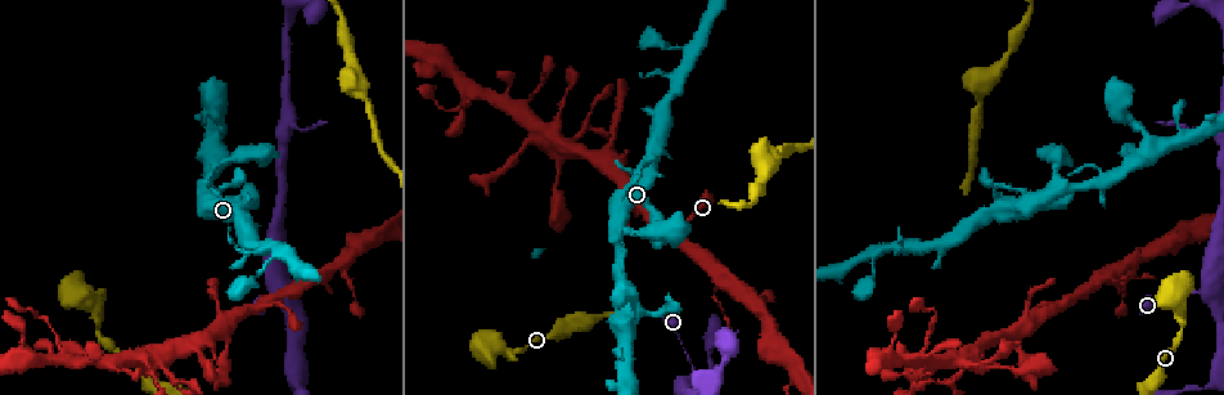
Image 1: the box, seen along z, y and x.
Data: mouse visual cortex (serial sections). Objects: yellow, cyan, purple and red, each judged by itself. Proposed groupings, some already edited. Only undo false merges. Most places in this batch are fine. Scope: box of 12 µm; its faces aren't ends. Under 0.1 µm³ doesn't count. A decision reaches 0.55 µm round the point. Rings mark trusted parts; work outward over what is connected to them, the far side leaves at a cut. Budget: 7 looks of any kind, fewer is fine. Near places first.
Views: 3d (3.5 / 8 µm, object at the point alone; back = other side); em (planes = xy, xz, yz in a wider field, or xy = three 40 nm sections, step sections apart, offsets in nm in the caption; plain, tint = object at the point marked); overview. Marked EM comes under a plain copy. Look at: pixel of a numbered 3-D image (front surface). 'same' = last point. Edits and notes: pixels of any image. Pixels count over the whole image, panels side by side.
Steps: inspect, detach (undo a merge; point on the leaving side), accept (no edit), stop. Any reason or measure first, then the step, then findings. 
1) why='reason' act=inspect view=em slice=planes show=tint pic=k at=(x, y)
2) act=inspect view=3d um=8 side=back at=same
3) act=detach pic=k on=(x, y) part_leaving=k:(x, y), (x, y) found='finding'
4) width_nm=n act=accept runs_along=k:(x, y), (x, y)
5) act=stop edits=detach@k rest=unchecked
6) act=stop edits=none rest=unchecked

why='calibre changes' act=inspect view=3d um=3.5 side=back pic=1 at=(498, 348)

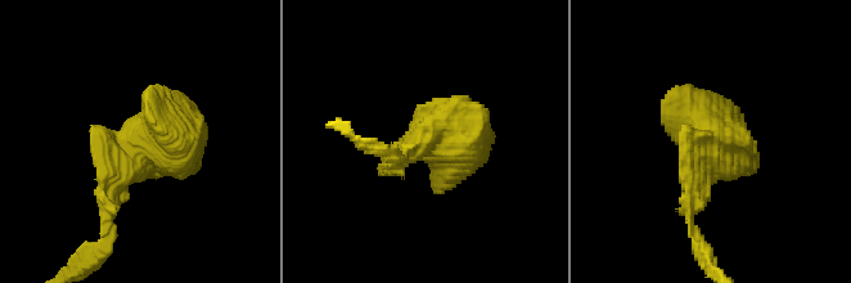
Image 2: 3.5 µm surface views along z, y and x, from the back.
act=inspect view=em slice=xy step=2 show=tint pic=2 at=(135, 155)

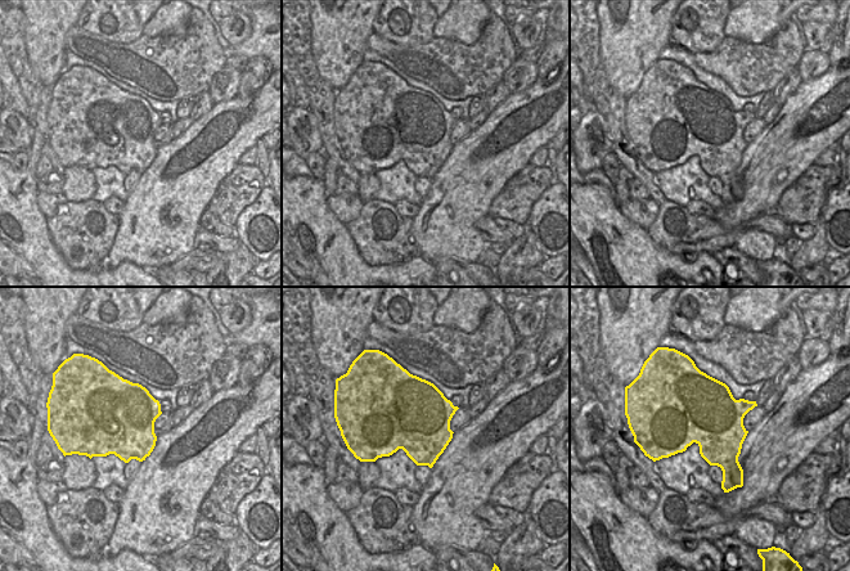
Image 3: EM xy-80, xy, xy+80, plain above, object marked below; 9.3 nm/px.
act=accept runs_along=2:(109, 205), (161, 130), (144, 102) found='continuous, no second cell'

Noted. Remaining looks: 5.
why='arms run side by side' act=inspect view=3d um=3.5 pic=1 at=(279, 286)

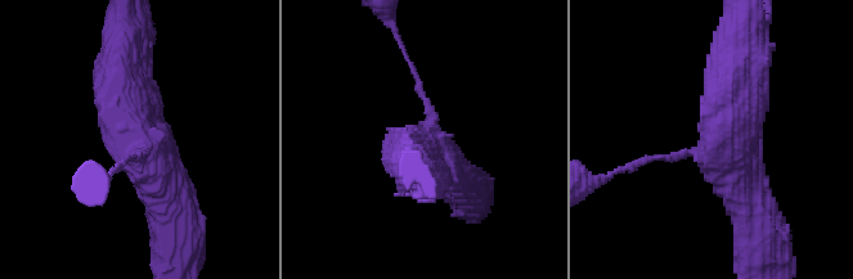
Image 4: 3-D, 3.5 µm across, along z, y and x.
why='shape alone is not enough' act=inspect view=em slice=xy step=3 show=tint pic=4 at=(710, 150)

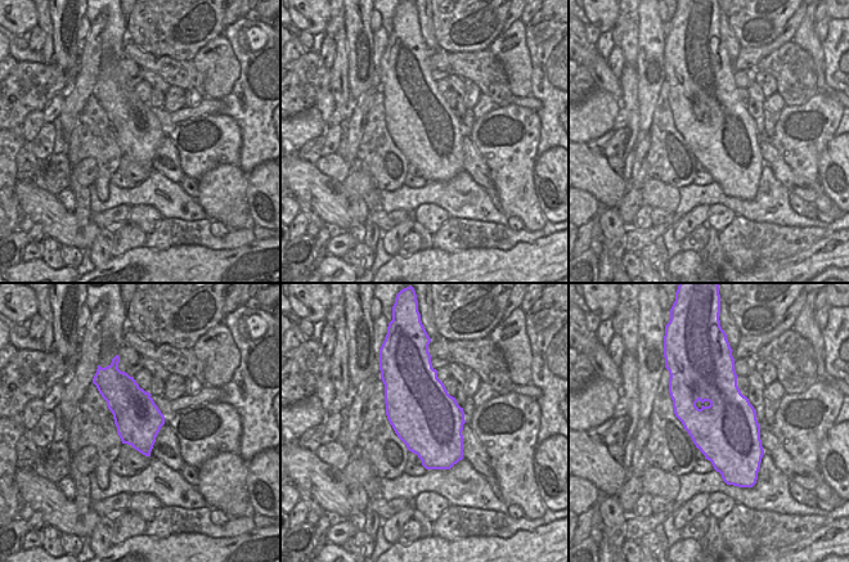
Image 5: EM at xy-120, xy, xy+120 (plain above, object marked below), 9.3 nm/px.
act=accept runs_along=4:(636, 165), (705, 153), (731, 75) found='continuous, no second cell'

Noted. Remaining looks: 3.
why='thin arm on a thick one' act=inspect view=3d um=3.5 pic=1 at=(982, 367)

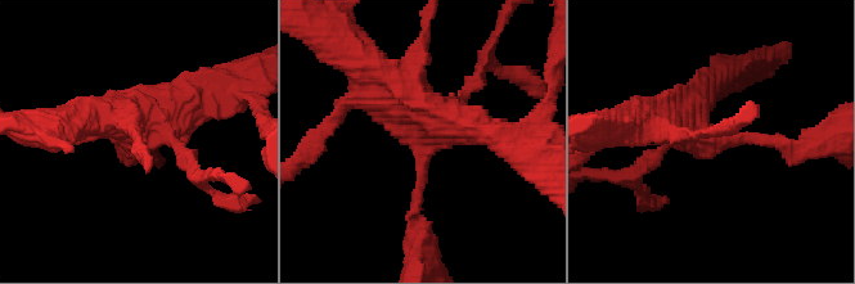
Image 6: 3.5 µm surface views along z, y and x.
why='now the EM' act=inspect view=em slice=xy step=1 show=tint pic=6 at=(701, 141)

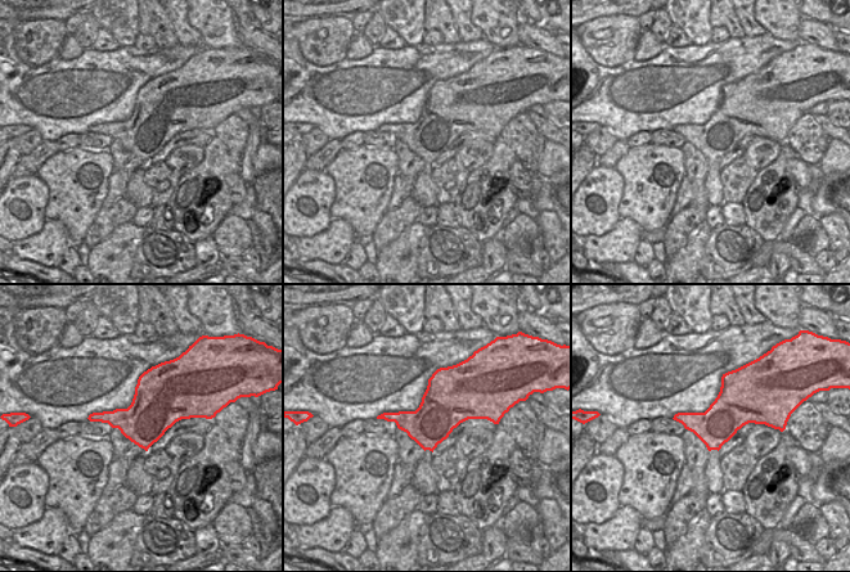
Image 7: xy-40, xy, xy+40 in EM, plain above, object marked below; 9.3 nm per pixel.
why='another direction' act=inspect view=em slice=xy step=3 show=tint at=same

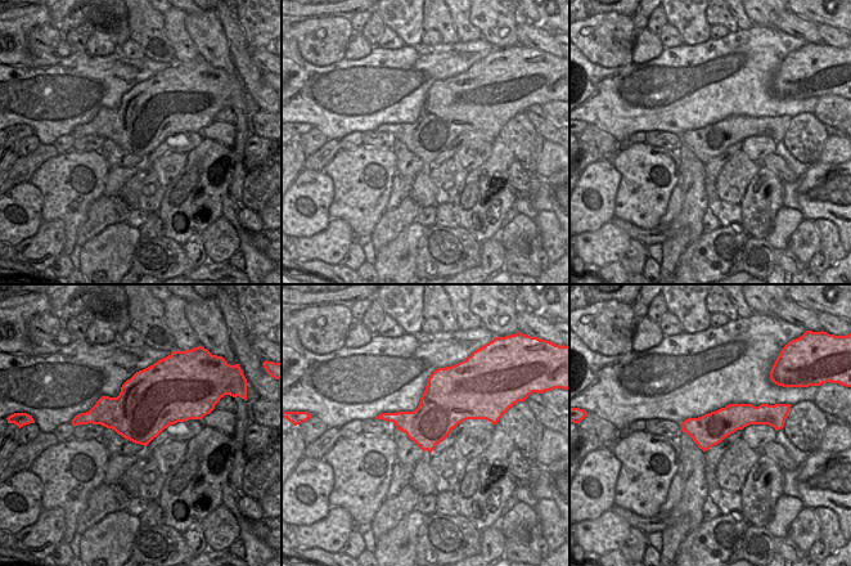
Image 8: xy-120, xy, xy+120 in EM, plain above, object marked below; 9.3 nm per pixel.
act=accept found='continuous, no second cell'

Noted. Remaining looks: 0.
act=stop edits=none rest=unchecked

